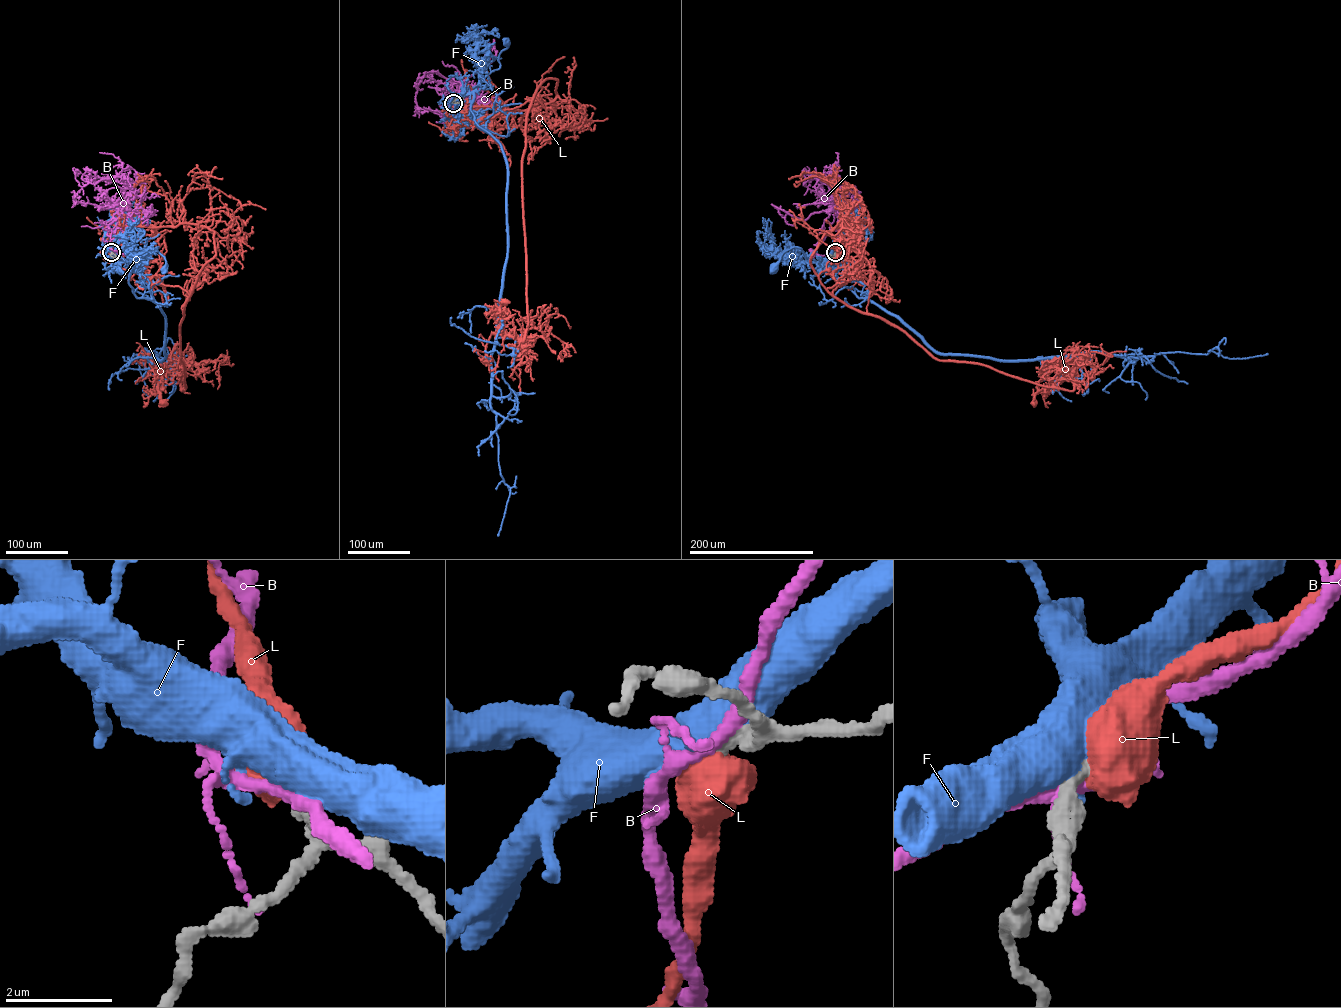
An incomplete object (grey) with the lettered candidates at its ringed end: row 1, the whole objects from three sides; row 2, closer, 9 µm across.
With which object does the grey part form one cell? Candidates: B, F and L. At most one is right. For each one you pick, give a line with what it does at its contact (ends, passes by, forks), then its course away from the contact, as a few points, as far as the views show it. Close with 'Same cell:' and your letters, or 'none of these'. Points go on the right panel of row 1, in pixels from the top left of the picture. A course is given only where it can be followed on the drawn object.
Same cell: none of these

